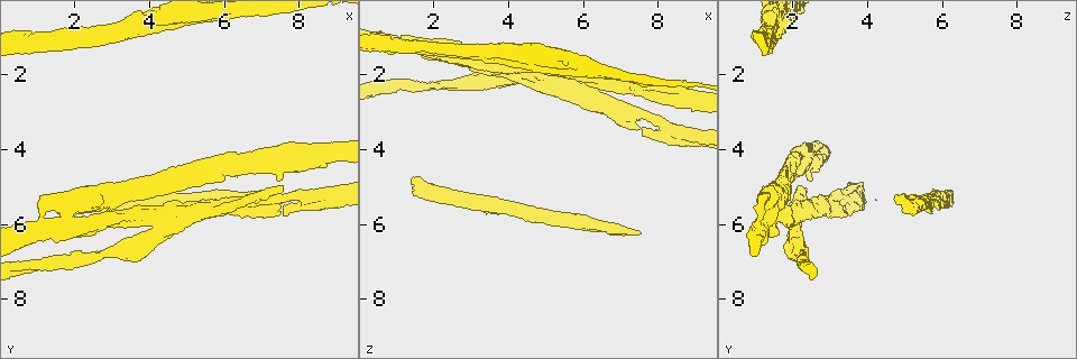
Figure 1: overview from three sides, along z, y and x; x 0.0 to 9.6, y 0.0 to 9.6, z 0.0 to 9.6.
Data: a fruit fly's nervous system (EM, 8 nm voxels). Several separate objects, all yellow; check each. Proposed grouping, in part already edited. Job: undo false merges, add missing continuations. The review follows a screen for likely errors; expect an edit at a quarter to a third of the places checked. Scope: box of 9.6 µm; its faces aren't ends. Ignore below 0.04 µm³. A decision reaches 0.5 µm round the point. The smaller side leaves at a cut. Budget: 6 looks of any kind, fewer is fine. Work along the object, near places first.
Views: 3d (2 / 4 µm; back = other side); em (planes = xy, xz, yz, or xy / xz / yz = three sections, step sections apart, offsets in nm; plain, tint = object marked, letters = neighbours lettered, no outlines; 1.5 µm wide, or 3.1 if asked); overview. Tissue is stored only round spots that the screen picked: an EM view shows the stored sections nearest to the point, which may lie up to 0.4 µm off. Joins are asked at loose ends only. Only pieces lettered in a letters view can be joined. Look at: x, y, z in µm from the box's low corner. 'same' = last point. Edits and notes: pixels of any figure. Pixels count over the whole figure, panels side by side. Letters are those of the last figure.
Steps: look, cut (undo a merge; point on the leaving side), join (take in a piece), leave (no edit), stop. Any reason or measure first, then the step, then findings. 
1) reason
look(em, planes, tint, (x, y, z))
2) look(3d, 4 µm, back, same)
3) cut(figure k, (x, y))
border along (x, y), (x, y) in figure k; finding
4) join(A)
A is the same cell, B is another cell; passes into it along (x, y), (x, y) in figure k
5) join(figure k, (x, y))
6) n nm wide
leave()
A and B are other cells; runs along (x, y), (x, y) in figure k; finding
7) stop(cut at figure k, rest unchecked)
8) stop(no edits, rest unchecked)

branch stops here
look(em, planes, letters, (1.45, 5.25, 4.80))

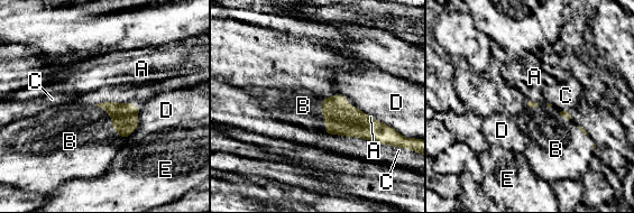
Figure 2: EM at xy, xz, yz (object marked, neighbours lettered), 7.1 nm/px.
B touches over 340 nm
join(figure 2, (82, 138))
B is the same cell, A, C, D and E are other cells; passes into it along (125, 117), (112, 121), (82, 138) in figure 2; it goes on there

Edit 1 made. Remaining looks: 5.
branch stops here
look(3d, 2 µm, (4.80, 5.60, 5.95))

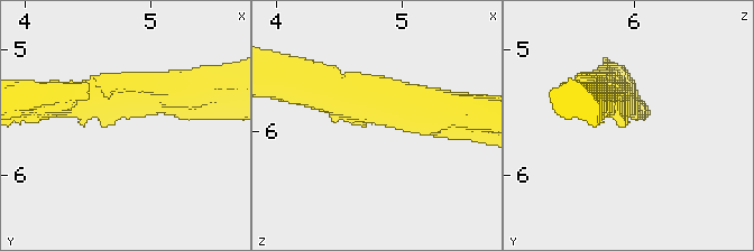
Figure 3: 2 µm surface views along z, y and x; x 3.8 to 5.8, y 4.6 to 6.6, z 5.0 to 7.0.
look(em, xy, step 8, letters, (4.72, 5.58, 5.94))

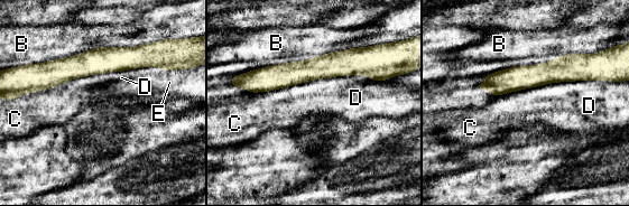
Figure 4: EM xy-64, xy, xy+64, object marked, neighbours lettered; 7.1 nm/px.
D touches over 550 nm
leave()
B, C, D and E are other cells; none of them fits

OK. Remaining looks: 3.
free end
look(3d, 2 µm, (7.50, 5.10, 6.25))

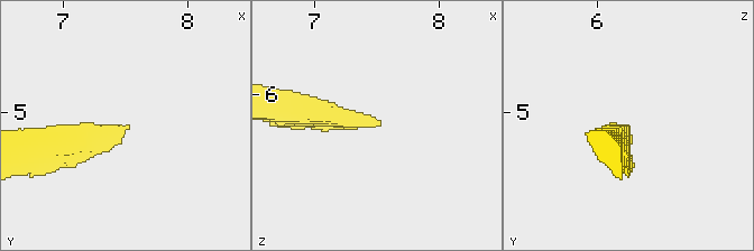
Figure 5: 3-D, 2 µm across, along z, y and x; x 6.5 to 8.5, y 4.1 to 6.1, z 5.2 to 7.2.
now the EM
look(em, xz, step 8, letters, (7.52, 5.12, 6.28))

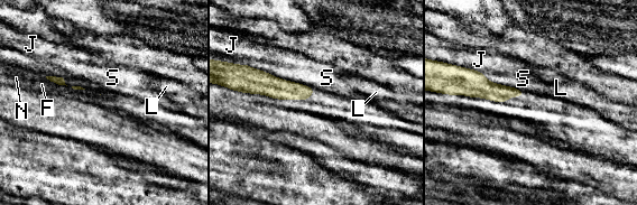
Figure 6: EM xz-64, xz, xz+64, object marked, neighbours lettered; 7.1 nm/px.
look(em, planes, letters, same)

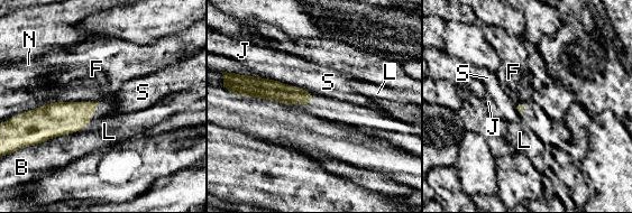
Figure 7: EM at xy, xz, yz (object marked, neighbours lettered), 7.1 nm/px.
S touches over 240 nm
leave()
B, F, J, L, N and S are other cells; none of them fits

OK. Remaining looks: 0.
stop(join at figure 2, rest unchecked)

